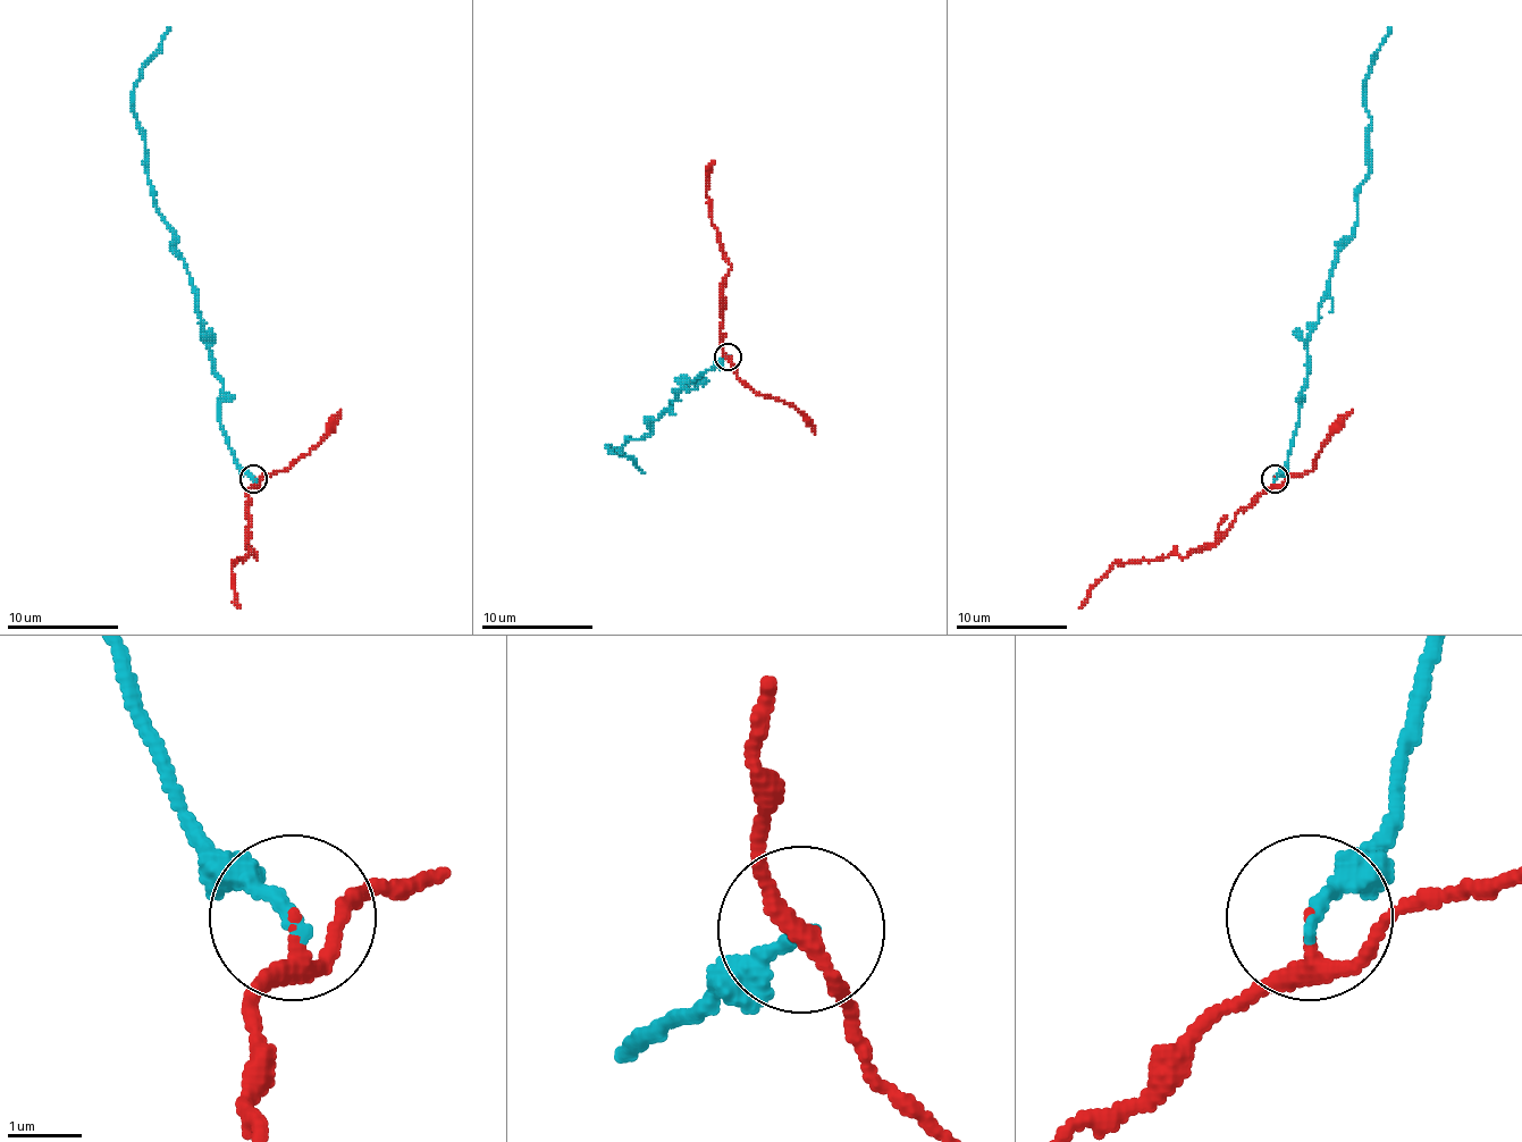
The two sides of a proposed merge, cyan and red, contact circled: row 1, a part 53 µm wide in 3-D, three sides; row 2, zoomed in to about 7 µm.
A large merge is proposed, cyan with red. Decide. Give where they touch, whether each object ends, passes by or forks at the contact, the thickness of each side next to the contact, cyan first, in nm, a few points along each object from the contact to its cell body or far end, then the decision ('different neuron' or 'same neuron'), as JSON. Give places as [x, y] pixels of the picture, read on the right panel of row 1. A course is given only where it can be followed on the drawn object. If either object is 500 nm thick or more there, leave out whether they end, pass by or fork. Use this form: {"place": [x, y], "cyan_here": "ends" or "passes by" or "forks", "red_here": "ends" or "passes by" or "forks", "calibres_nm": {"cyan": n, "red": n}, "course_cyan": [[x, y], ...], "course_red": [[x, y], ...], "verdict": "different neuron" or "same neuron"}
{"place": [1275, 478], "cyan_here": "ends", "red_here": "passes by", "calibres_nm": {"cyan": 240, "red": 200}, "course_cyan": [[1274, 479], [1298, 423], [1308, 339], [1369, 173], [1365, 83], [1371, 56], [1390, 27]], "course_red": [[1274, 479], [1243, 506], [1216, 540], [1185, 557], [1170, 554], [1115, 563], [1078, 607]], "verdict": "different neuron"}

